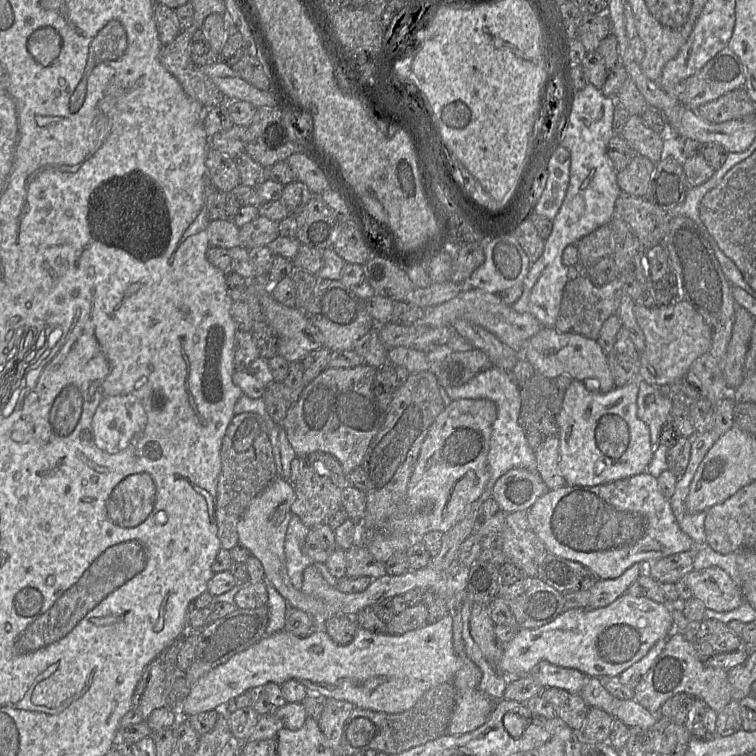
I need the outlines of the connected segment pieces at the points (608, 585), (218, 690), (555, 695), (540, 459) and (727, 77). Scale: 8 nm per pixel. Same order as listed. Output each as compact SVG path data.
M634 564L616 579L599 579L590 589L589 609L610 605L626 593L630 585L646 571L647 564Z
M448 614L441 620L425 624L399 636L373 634L361 627L348 645L338 645L323 628L318 628L306 638L298 638L286 630L266 635L258 643L232 656L224 664L202 676L192 687L179 711L183 716L210 710L221 710L231 699L248 690L260 690L267 683L282 685L296 680L310 693L319 693L326 698L351 702L355 707L390 714L401 713L412 708L431 688L453 682L462 660L454 651L452 641L452 618Z
M546 687L541 695L553 705L556 716L567 726L580 732L585 725L589 706L580 694L572 694L566 690Z
M551 436L535 450L536 469L548 490L554 490L566 485L564 477L558 468L559 438Z
M725 47L685 81L680 102L696 110L744 85L744 67L739 57L729 47Z

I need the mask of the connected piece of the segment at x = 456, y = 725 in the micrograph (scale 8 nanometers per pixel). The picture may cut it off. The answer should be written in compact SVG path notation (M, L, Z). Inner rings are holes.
M478 688L457 693L447 733L460 735L482 726L488 720L495 702Z

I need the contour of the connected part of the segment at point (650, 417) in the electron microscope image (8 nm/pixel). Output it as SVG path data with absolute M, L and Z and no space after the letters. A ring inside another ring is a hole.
M643 380L639 381L637 416L649 427L653 447L659 445L660 430L670 420L672 408L673 399L660 388Z

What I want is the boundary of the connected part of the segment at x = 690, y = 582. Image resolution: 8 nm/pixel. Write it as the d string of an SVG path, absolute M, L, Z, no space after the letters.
M720 567L693 569L684 579L693 597L700 600L708 609L728 612L739 607L744 601L741 588Z

